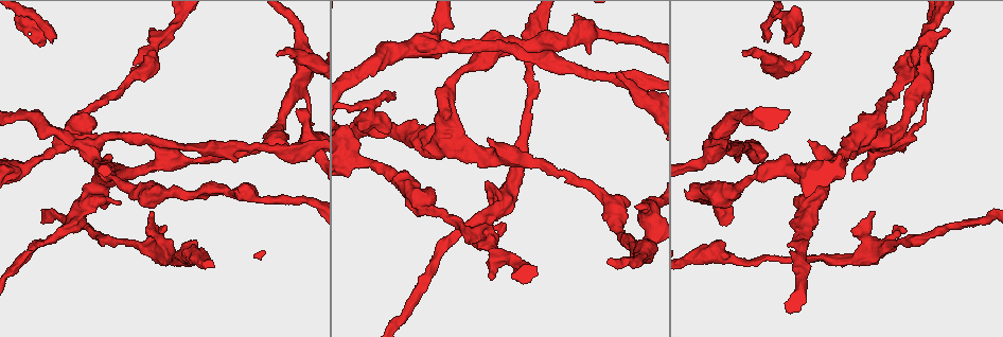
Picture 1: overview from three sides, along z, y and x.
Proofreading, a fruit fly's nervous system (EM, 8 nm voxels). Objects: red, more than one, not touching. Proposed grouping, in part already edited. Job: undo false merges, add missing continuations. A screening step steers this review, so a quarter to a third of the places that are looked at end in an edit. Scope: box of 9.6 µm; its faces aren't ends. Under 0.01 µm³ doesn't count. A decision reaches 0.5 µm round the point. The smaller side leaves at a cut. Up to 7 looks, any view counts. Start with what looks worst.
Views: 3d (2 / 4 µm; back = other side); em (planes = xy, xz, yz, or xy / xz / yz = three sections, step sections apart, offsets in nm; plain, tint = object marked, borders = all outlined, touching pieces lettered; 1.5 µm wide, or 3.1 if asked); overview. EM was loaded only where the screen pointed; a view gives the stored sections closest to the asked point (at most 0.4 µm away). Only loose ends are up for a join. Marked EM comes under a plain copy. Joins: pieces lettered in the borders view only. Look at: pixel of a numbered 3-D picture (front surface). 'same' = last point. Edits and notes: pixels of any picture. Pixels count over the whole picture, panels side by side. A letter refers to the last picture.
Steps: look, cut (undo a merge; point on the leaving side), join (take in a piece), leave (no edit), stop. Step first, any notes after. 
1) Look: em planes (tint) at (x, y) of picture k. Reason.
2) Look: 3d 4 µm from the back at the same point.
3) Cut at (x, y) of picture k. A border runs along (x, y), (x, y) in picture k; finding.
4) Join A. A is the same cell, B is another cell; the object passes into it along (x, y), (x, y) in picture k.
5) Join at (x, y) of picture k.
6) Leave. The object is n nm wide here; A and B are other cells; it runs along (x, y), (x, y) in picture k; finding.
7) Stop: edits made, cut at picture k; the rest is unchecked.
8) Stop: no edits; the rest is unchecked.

Look: 3d 4 µm at (616, 74) of picture 1. Free end.

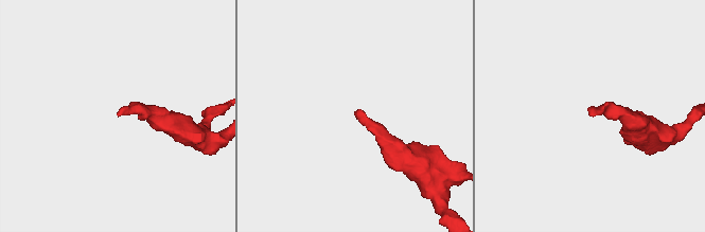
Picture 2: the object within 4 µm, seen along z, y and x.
Look: em xy step 8 (borders) at (355, 112) of picture 2.

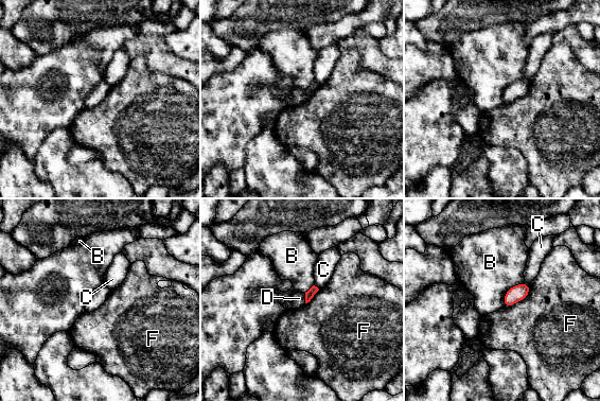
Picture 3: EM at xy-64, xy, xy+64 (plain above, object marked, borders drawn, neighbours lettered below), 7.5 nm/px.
Look: em planes (borders) at the same point. Cut it another way.

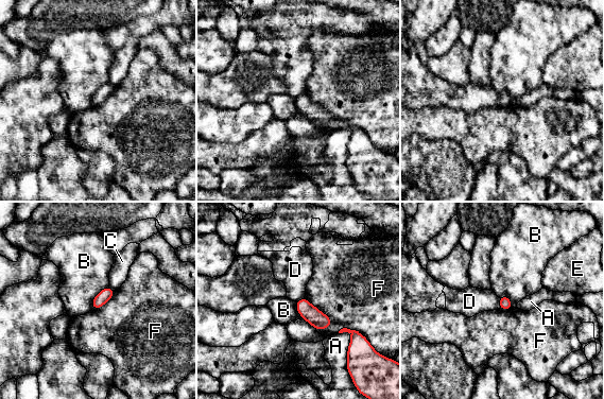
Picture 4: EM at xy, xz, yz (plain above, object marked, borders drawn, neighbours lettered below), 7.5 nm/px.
Leave. A, B, C, D, E and F are other cells; a border runs along (498, 297), (499, 308) in picture 4; none of them fits.

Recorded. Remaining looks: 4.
Look: 3d 4 µm at (796, 167) of picture 1. Branch stops here.

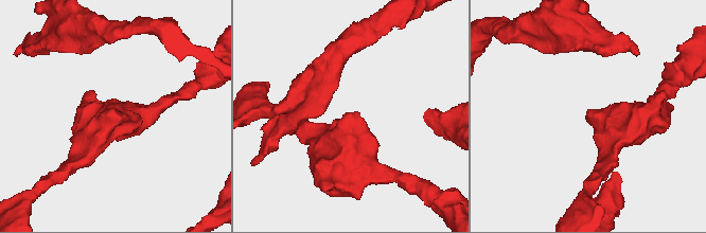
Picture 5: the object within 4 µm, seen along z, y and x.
Look: em xy step 4 (borders) at (587, 116) of picture 5. Now the EM.

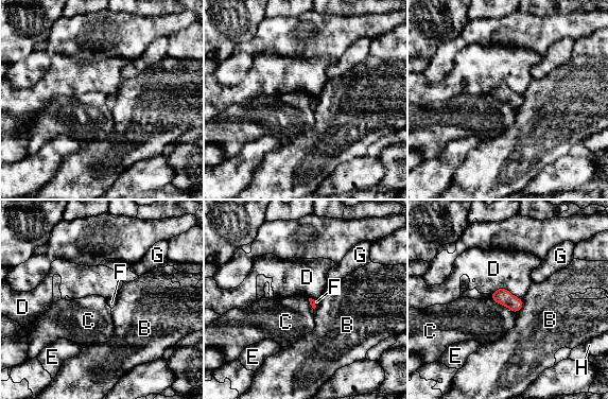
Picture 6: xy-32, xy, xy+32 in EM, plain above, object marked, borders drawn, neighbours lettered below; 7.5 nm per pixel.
Look: em planes (borders) at the same point. Cut it another way.

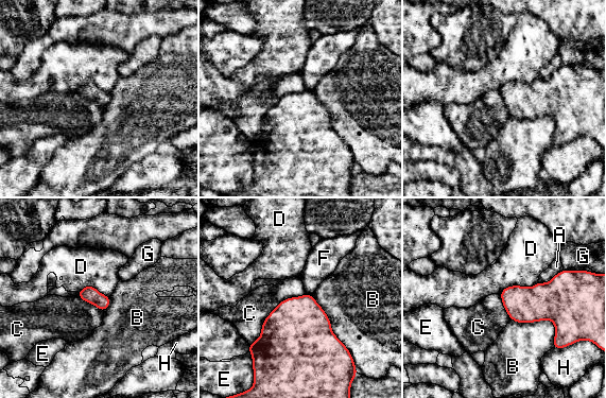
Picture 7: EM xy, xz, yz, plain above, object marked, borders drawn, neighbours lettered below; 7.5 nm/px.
Leave. A, B, C, D, E, F, G and H are other cells; a border runs along (306, 292), (283, 298), (248, 344) in picture 7; no lettered piece goes on from it.

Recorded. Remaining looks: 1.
Stop: no edits; the rest is unchecked.

